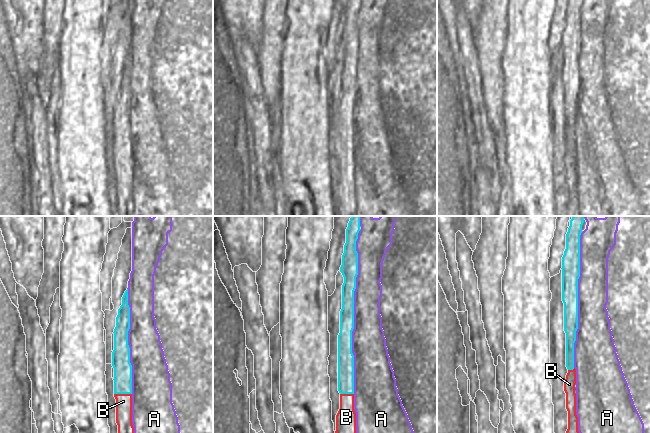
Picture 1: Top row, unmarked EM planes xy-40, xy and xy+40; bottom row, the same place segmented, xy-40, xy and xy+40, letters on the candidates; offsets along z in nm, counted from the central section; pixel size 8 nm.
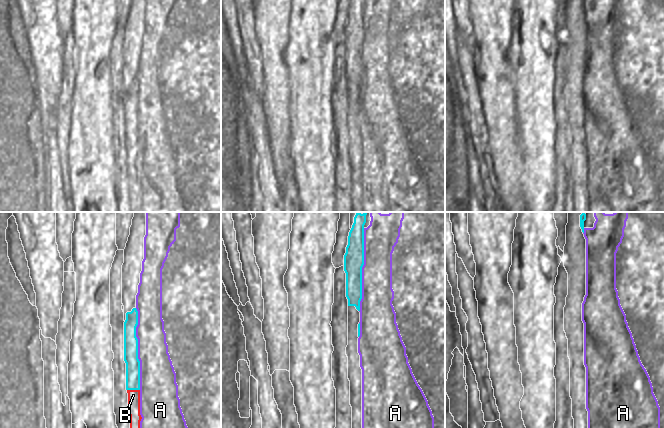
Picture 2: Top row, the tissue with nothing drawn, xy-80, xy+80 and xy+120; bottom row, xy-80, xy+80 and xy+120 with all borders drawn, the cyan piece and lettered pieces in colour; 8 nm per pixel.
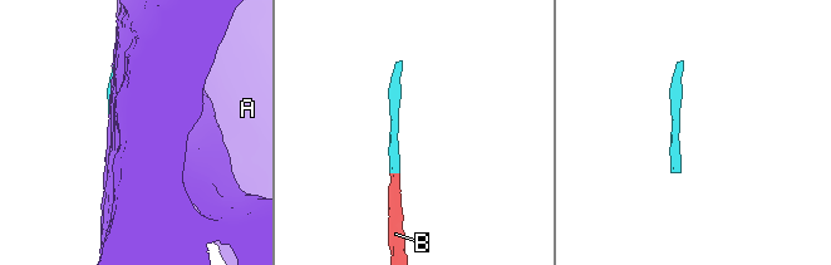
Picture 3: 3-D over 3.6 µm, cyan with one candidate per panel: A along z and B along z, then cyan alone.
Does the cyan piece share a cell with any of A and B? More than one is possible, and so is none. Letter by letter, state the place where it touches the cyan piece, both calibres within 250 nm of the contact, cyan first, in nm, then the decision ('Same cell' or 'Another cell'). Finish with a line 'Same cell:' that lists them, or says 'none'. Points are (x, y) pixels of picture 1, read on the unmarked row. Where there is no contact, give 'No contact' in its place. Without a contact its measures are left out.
A: Touches cyan at xy (353, 87). Thickness 110 nm (cyan) against 260 nm. Another cell
B: Touches cyan at xy-40 (123, 169). Thickness 140 nm (cyan) against 130 nm. Same cell
Same cell: B.

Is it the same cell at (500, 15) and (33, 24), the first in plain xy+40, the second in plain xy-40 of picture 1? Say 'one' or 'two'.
two

